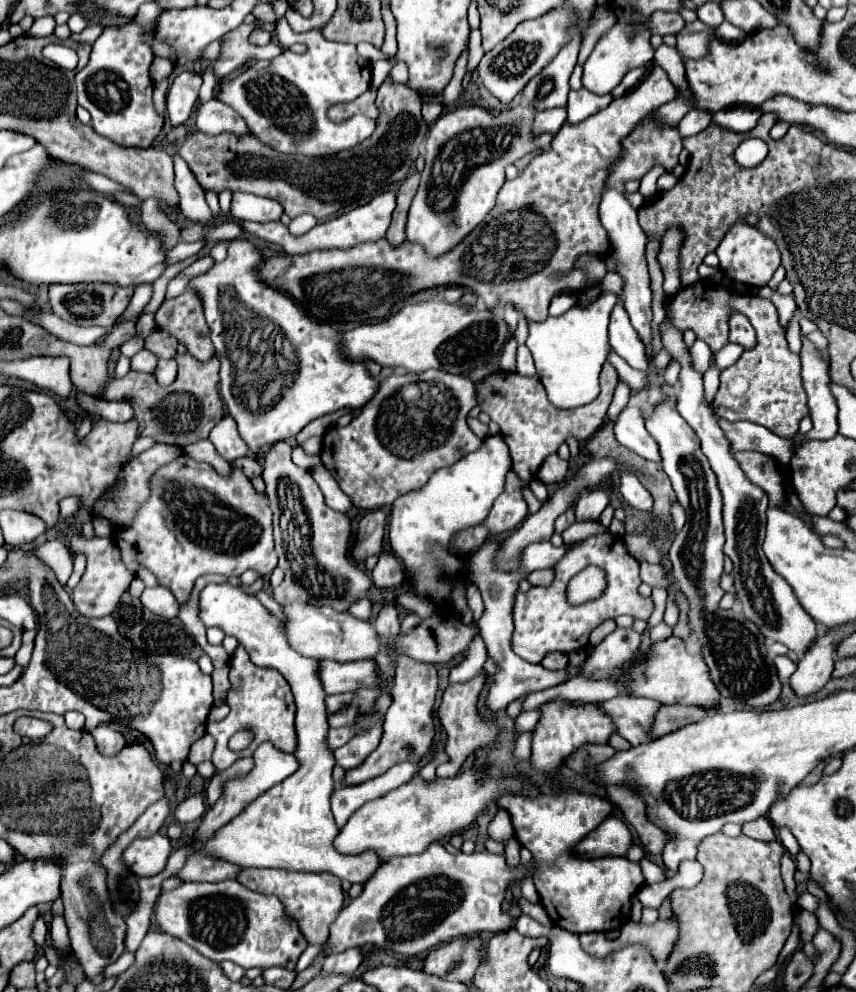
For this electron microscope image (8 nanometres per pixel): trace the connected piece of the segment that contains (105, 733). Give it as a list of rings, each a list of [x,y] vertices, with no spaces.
[[[107,725],[95,727],[95,731],[91,731],[91,735],[93,735],[101,755],[115,757],[123,747],[127,747],[127,739],[121,733],[117,733],[111,727],[107,727]]]

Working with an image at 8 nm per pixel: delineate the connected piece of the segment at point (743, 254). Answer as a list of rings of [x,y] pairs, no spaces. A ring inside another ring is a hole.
[[[735,223],[719,243],[717,247],[719,261],[721,261],[721,271],[731,277],[733,281],[749,286],[765,286],[773,277],[775,269],[781,263],[781,254],[776,243],[761,233],[755,225],[749,223]]]

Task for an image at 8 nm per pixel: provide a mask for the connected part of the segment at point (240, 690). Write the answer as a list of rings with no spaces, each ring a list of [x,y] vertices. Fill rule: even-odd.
[[[239,645],[235,649],[235,653],[231,655],[231,691],[227,695],[227,703],[231,707],[229,715],[223,721],[217,723],[207,723],[207,733],[215,739],[215,753],[213,753],[213,765],[217,771],[225,771],[227,767],[231,767],[239,757],[251,757],[253,751],[269,741],[273,743],[277,749],[285,751],[285,753],[293,753],[295,749],[295,703],[293,703],[293,695],[291,689],[287,687],[287,681],[283,679],[283,675],[279,675],[279,671],[271,669],[271,667],[257,667],[255,663],[249,661],[247,651],[243,649],[243,645]],[[249,727],[255,733],[253,743],[241,751],[241,753],[233,753],[227,747],[229,737],[239,731]]]

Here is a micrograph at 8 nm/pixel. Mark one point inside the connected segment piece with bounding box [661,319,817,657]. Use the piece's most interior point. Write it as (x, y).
(766, 598)

